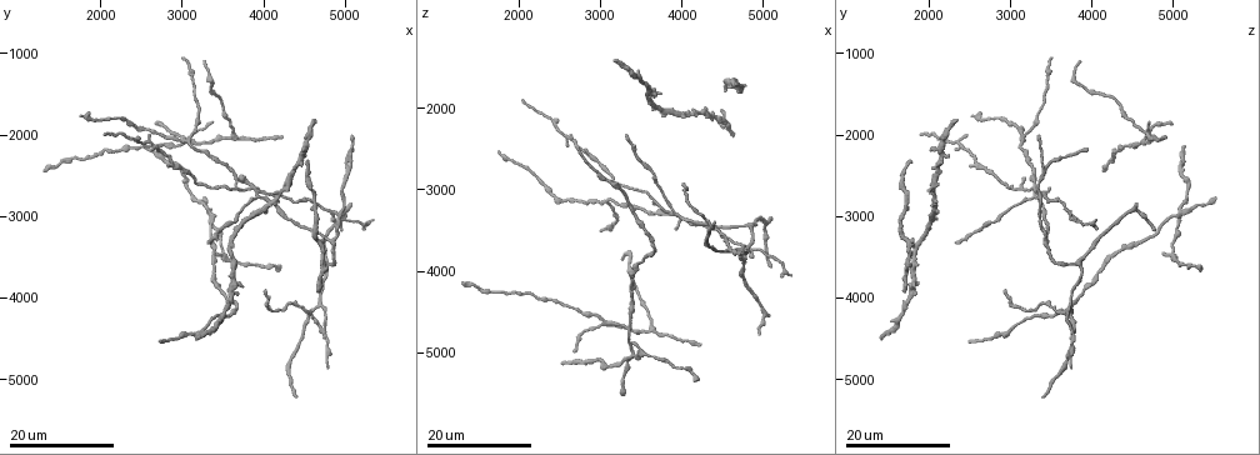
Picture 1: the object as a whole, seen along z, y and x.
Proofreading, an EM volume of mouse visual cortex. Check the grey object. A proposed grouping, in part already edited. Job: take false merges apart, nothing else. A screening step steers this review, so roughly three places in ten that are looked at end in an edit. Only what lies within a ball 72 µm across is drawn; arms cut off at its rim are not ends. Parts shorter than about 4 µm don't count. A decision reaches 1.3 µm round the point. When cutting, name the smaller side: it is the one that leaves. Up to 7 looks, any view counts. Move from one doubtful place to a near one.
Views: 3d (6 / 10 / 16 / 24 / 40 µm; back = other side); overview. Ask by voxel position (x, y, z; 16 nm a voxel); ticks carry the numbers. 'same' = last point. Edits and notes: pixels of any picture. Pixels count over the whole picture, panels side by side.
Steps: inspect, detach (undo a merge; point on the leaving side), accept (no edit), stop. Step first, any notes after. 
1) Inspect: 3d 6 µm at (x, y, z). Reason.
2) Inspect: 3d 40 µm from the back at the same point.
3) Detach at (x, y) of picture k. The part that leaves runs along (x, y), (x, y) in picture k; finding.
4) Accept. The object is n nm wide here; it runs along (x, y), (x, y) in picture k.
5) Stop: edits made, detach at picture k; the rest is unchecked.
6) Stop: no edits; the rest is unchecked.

Inspect: 3d 16 µm at (3850, 2650, 3250).

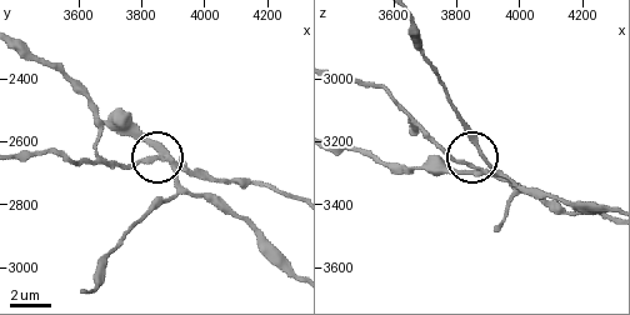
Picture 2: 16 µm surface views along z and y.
Inspect: 3d 10 µm at (3850, 2650, 3280).

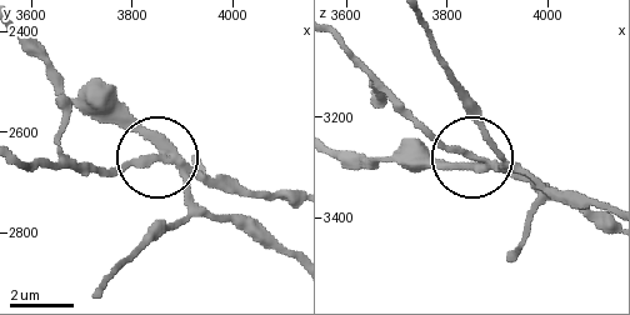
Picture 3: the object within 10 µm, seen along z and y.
Inspect: 3d 6 µm at (3860, 2655, 3285).

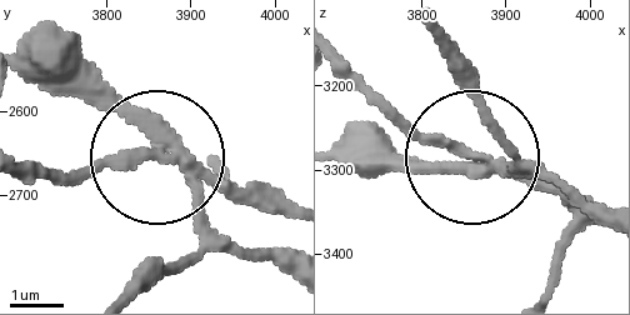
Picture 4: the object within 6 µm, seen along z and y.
Detach at (248, 203) of picture 4. The object is 240 nm wide here; the part that leaves runs along (179, 166), (23, 166) in picture 4; two neurons meet here.

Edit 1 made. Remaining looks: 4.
Inspect: overview.

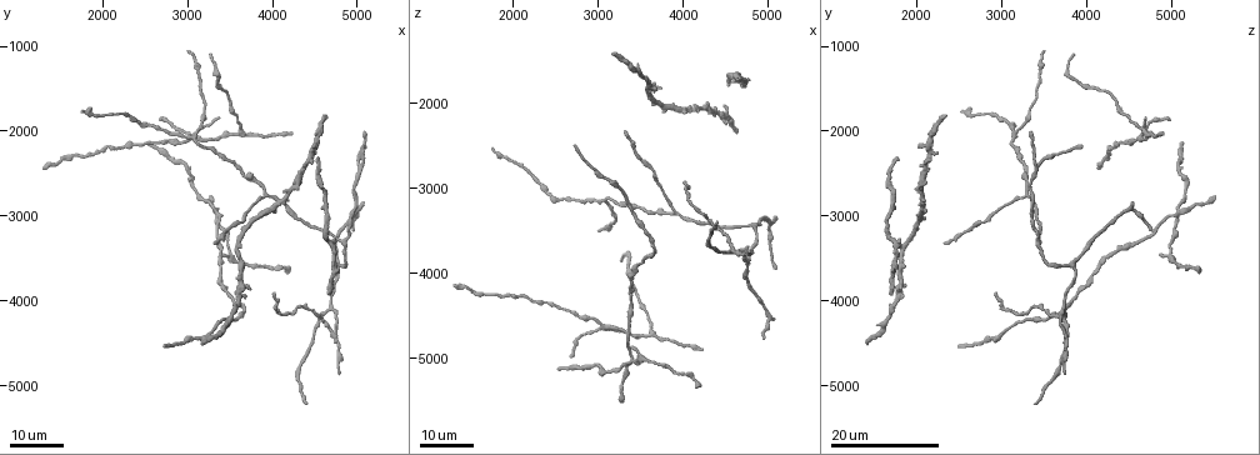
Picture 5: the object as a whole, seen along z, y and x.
Inspect: 3d 16 µm at (3500, 3400, 5000). Three-way junction.

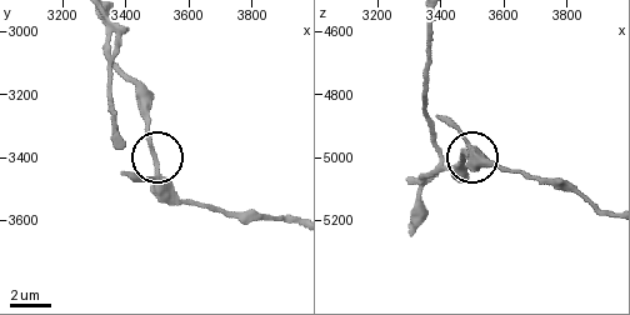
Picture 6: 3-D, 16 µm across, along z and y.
Inspect: 3d 10 µm at the same point.

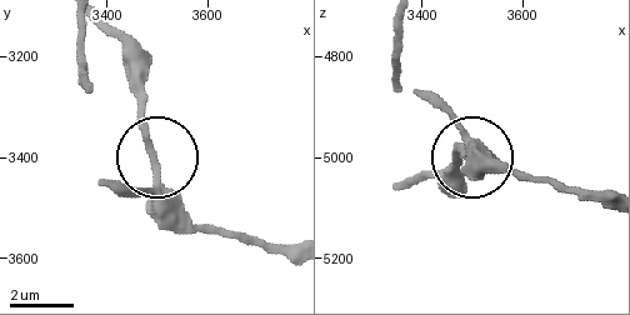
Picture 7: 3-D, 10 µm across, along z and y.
Inspect: 3d 10 µm from the back at the same point.

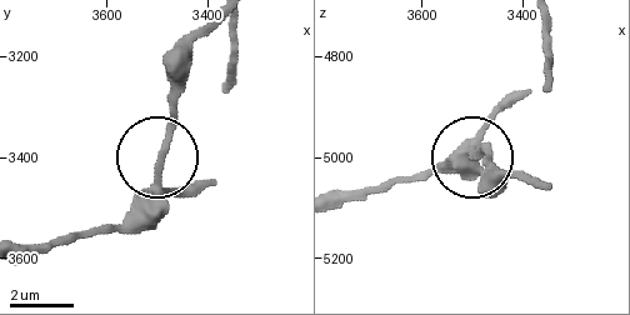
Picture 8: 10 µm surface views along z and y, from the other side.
Accept. The object is 230 nm wide here; it runs along (538, 185), (509, 178), (484, 153), (439, 161) in picture 8; continuous, no second neuron.

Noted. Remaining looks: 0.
Stop: edits made, detach at picture 4; the rest is unchecked.

